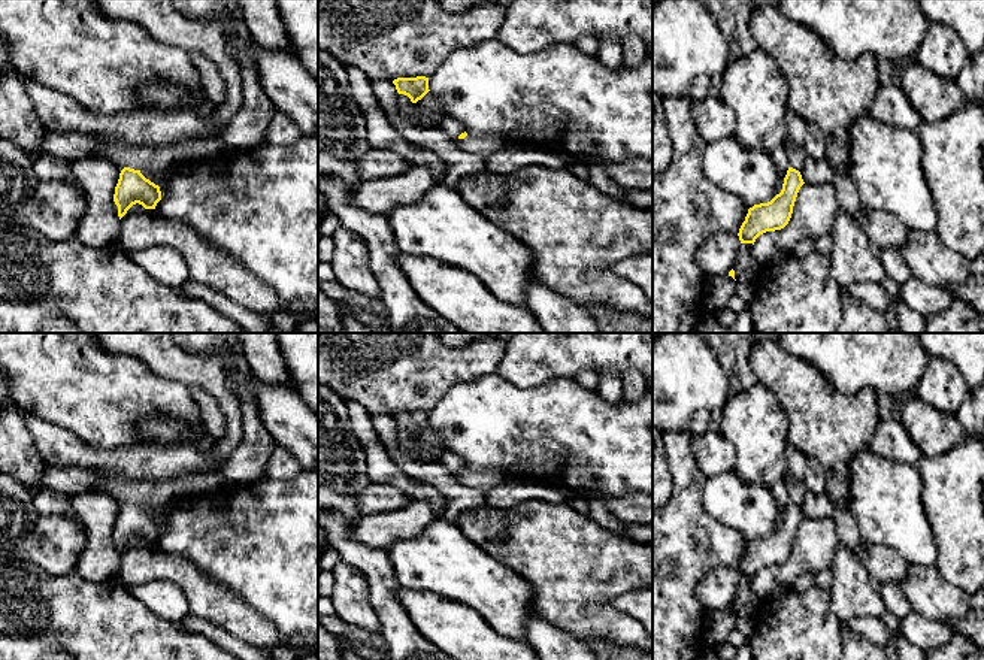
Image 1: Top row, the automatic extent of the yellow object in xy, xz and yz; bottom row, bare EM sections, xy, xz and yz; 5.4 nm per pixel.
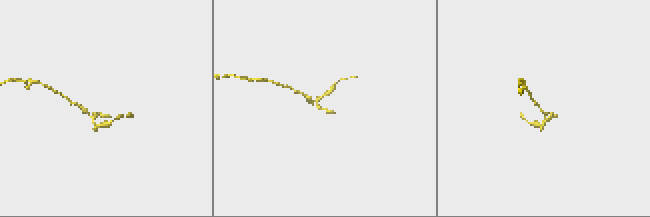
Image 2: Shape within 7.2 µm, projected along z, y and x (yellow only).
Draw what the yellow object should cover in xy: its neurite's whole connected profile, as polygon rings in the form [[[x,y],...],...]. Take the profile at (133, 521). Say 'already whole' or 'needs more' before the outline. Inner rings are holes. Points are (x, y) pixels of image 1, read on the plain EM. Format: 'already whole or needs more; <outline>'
already whole; [[[124,502],[115,521],[113,536],[118,541],[119,554],[139,538],[145,544],[155,544],[161,535],[160,521],[146,514],[140,505]]]

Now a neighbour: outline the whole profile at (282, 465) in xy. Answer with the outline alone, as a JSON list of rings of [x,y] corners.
[[[276,446],[267,463],[267,478],[290,479],[302,472],[302,464],[285,448]]]

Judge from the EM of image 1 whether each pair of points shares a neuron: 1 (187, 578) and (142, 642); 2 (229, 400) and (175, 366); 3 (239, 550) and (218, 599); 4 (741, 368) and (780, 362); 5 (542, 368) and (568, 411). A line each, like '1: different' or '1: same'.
1: different
2: same
3: different
4: different
5: different

